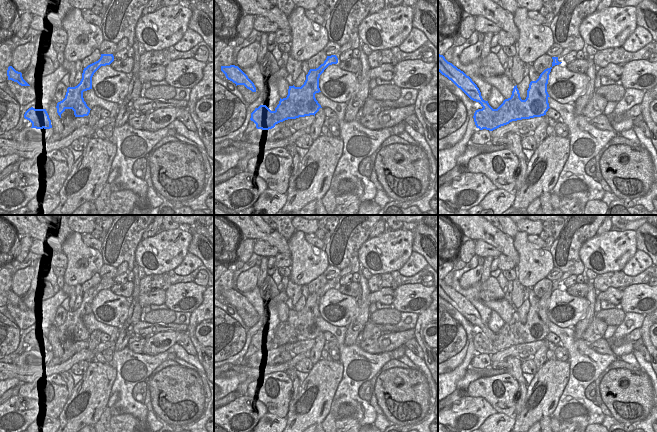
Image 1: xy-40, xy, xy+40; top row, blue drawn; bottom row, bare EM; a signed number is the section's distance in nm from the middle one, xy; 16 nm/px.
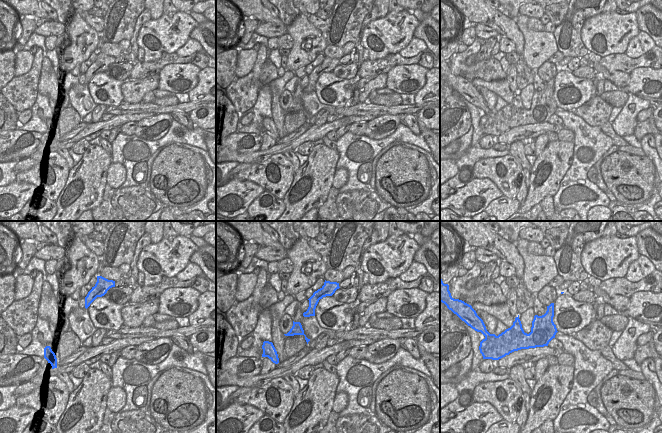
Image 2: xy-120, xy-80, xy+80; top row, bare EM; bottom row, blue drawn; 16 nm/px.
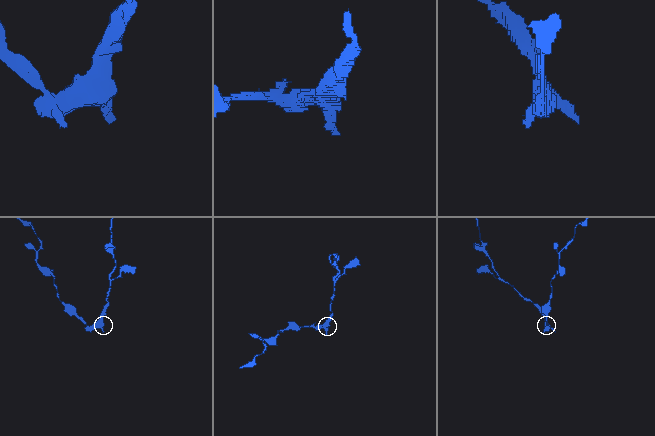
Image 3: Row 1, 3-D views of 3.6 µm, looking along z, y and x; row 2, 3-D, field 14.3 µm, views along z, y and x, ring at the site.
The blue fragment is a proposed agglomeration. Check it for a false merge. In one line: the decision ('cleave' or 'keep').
cleave

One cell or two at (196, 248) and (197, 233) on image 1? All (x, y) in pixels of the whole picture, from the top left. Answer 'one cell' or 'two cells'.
one cell

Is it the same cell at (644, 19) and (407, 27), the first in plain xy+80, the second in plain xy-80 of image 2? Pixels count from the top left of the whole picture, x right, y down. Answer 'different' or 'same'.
different

